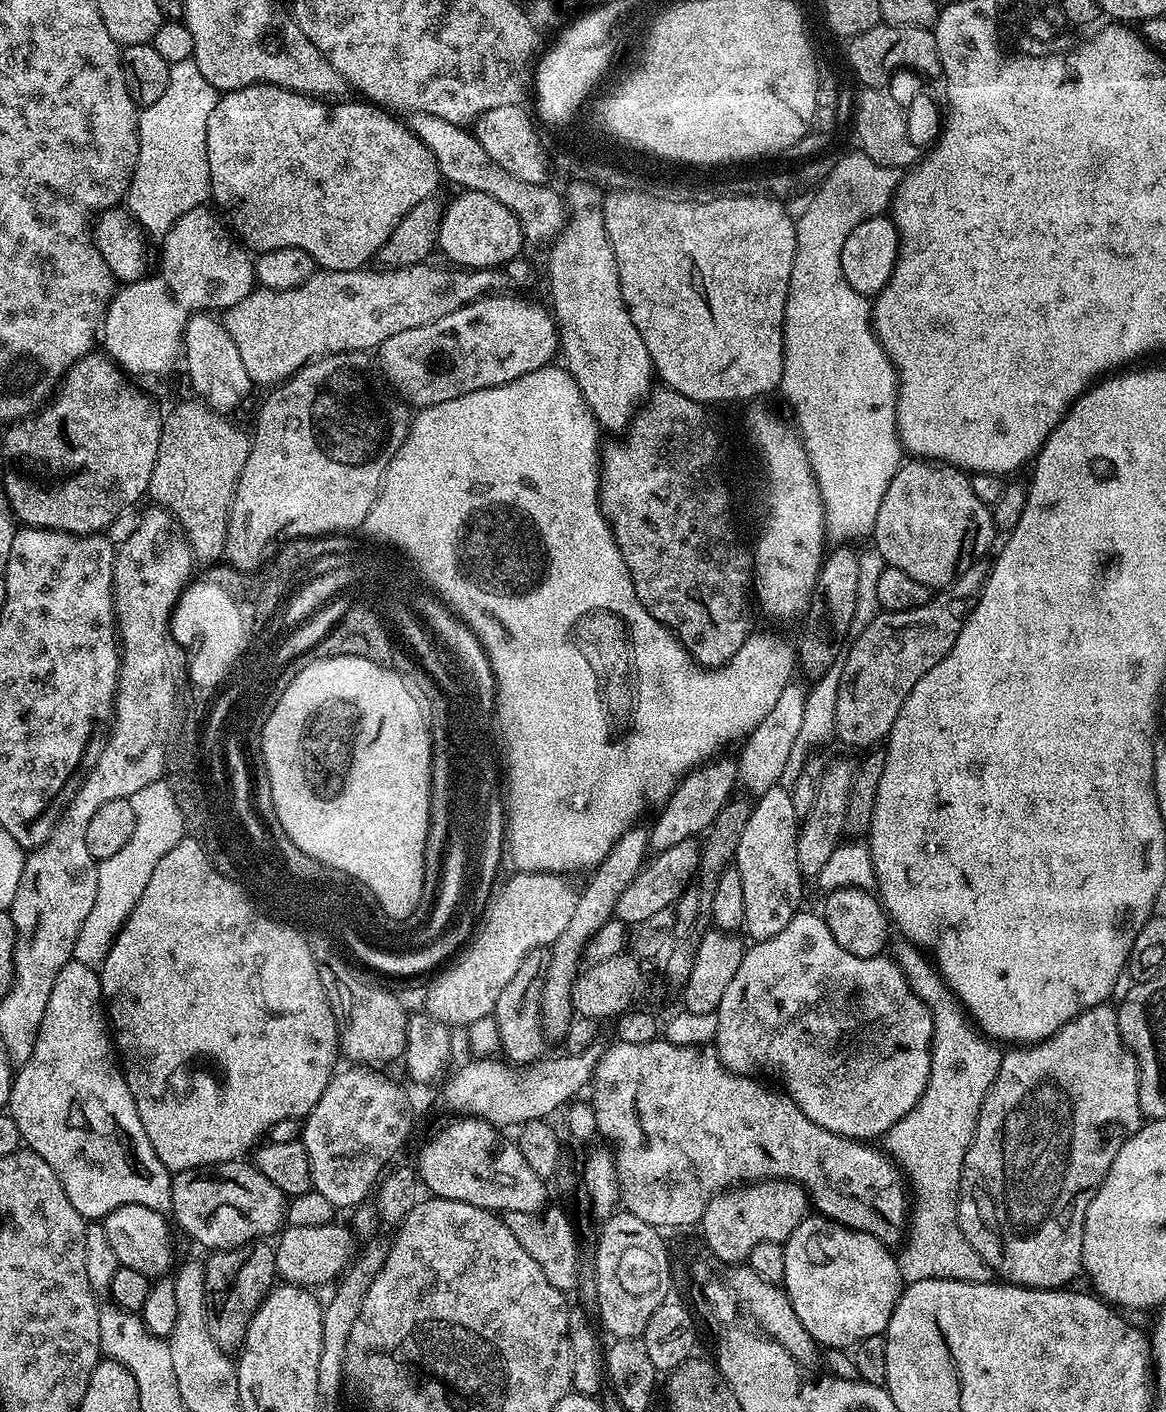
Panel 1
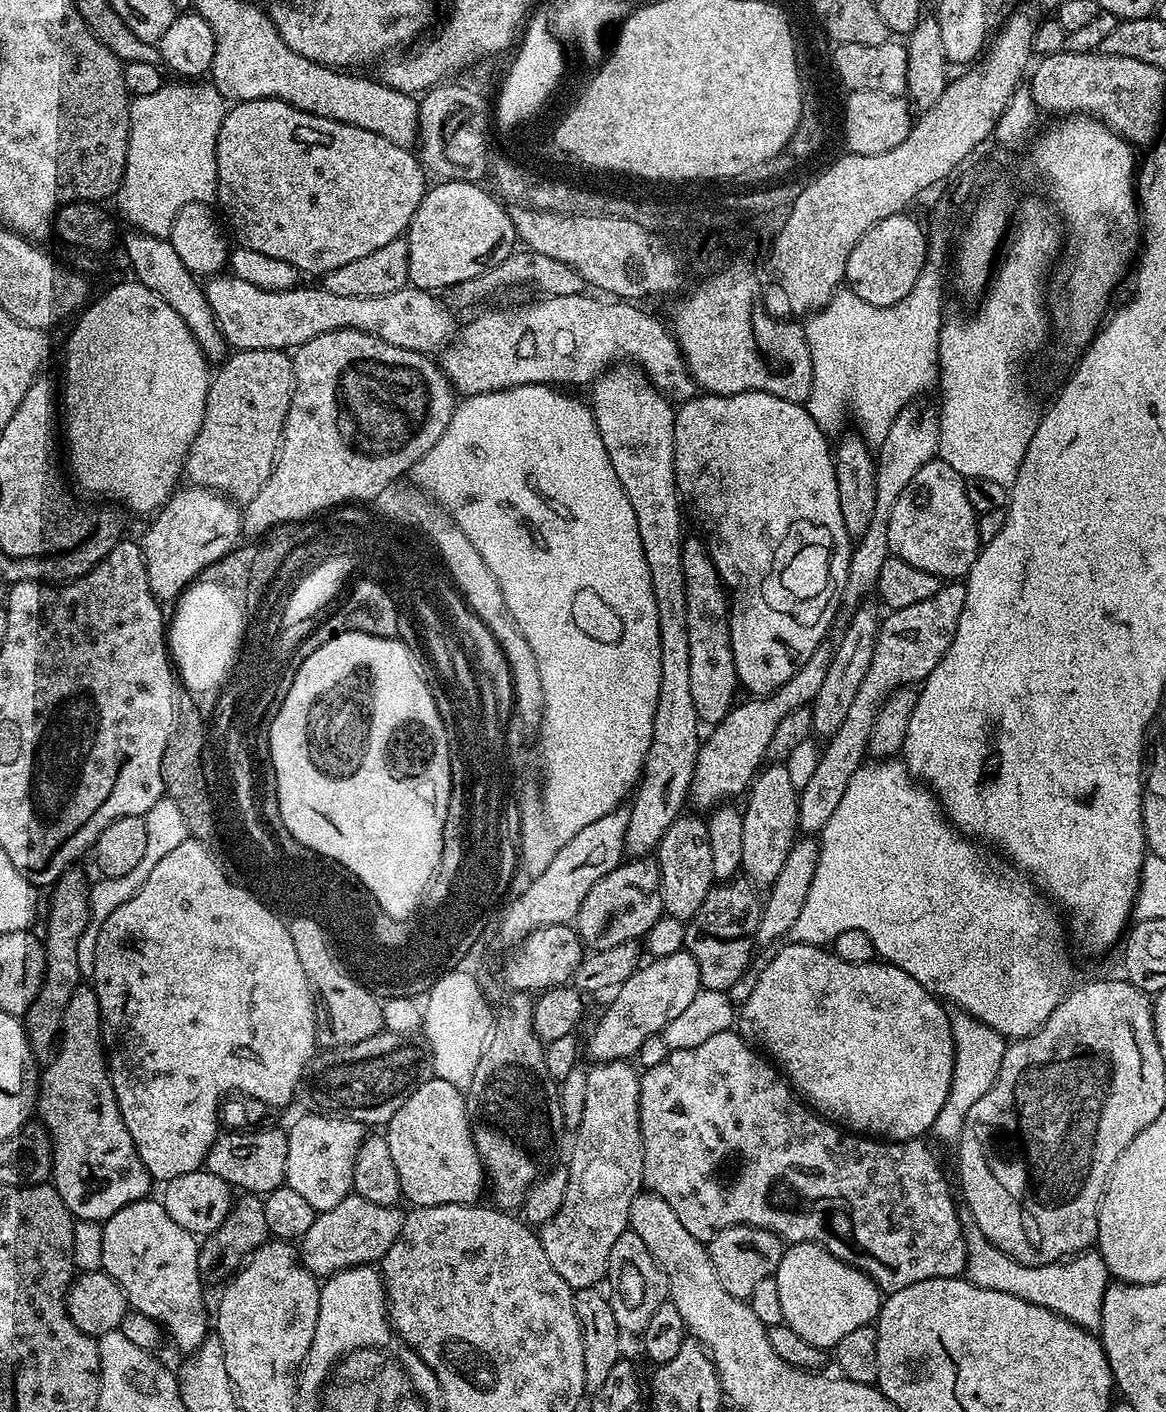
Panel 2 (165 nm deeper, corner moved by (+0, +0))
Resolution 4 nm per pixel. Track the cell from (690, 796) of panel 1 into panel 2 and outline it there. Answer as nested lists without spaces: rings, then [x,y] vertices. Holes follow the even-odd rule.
[[[818,647],[813,656],[781,688],[769,696],[748,698],[750,700],[741,705],[735,705],[726,718],[709,731],[710,736],[707,735],[700,745],[692,785],[688,787],[691,807],[693,804],[696,808],[712,810],[731,801],[731,796],[738,795],[740,791],[743,793],[751,785],[761,771],[770,740],[782,718],[809,705],[817,696],[818,689],[826,678],[826,670],[830,670],[832,653],[831,647]]]

